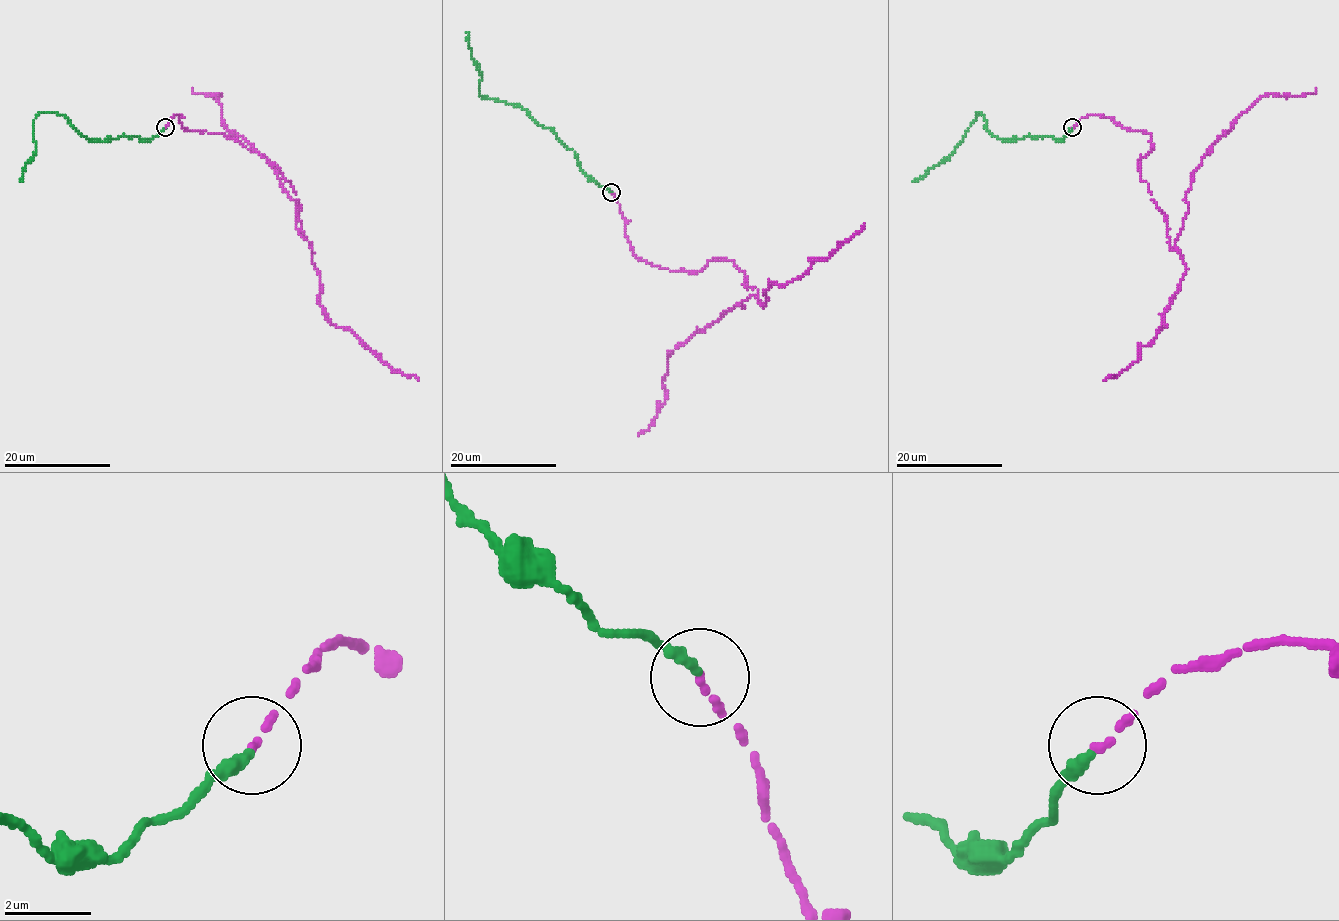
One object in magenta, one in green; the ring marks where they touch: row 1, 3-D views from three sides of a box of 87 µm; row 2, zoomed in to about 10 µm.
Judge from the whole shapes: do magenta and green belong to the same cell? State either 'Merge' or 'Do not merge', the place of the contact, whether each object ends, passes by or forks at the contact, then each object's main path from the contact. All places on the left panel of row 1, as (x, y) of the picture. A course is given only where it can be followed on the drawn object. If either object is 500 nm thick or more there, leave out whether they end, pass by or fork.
Merge. Place: (165, 127). At the ring magenta ends. At the ring green ends. Course of magenta: (165, 127), (177, 114), (279, 168), (312, 251), (277, 171), (227, 130), (220, 94), (192, 89). Course of green: (165, 127), (148, 141), (134, 135), (88, 139), (61, 114), (42, 111), (32, 121), (35, 152), (20, 182)

